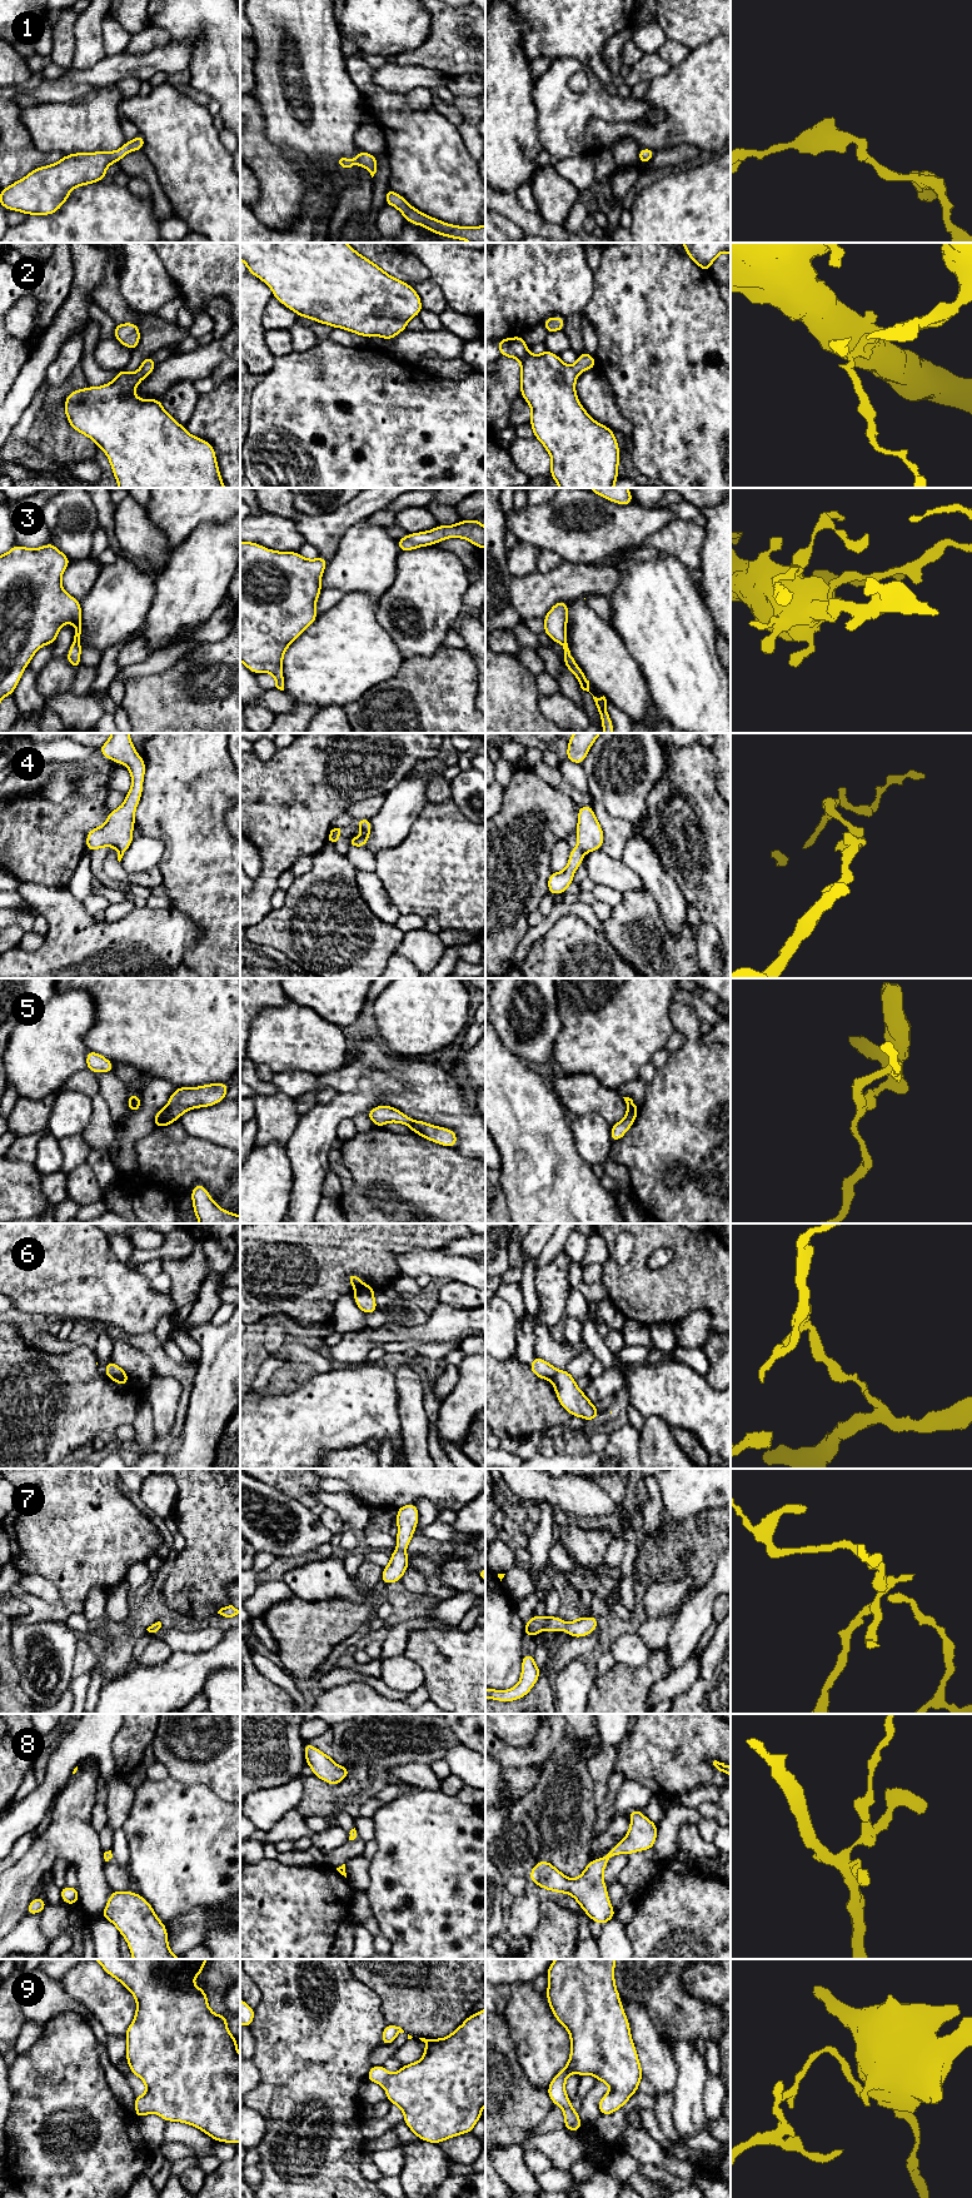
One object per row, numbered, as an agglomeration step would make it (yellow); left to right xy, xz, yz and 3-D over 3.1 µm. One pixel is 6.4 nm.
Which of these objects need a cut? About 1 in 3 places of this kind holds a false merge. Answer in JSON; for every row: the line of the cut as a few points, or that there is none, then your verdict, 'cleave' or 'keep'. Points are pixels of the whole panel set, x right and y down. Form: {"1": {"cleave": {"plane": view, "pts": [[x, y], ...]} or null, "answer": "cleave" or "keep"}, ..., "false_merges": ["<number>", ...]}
{"1": {"cleave": null, "answer": "keep"}, "2": {"cleave": null, "answer": "keep"}, "3": {"cleave": null, "answer": "keep"}, "4": {"cleave": null, "answer": "keep"}, "5": {"cleave": {"plane": "xy", "pts": [[165, 1107], [174, 1120]]}, "answer": "cleave"}, "6": {"cleave": {"plane": "xz", "pts": [[373, 1291], [355, 1292]]}, "answer": "cleave"}, "7": {"cleave": null, "answer": "keep"}, "8": {"cleave": null, "answer": "keep"}, "9": {"cleave": null, "answer": "keep"}, "false_merges": ["5", "6"]}

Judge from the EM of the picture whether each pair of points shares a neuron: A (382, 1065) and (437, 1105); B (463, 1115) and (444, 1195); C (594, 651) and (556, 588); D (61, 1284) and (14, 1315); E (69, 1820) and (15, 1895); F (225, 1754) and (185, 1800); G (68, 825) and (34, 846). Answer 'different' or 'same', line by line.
A: same
B: different
C: different
D: different
E: same
F: different
G: same

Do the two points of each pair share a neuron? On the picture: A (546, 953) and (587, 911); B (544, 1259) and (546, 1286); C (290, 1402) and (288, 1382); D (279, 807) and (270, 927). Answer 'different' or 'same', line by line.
A: different
B: different
C: different
D: different

